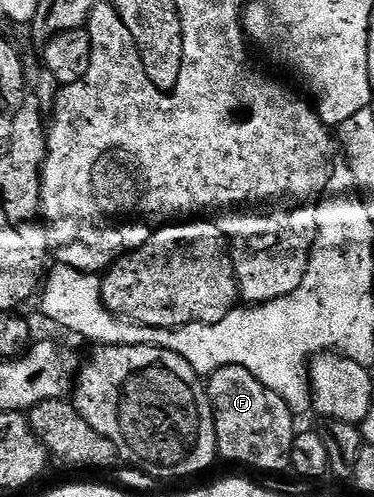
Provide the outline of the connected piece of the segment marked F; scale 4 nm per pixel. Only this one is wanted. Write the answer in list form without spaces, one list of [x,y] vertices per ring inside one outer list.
[[[237,366],[218,368],[218,372],[207,375],[206,385],[214,412],[217,455],[223,461],[225,458],[256,470],[287,471],[292,464],[292,445],[298,425],[286,400],[278,392],[266,389],[246,368]]]

